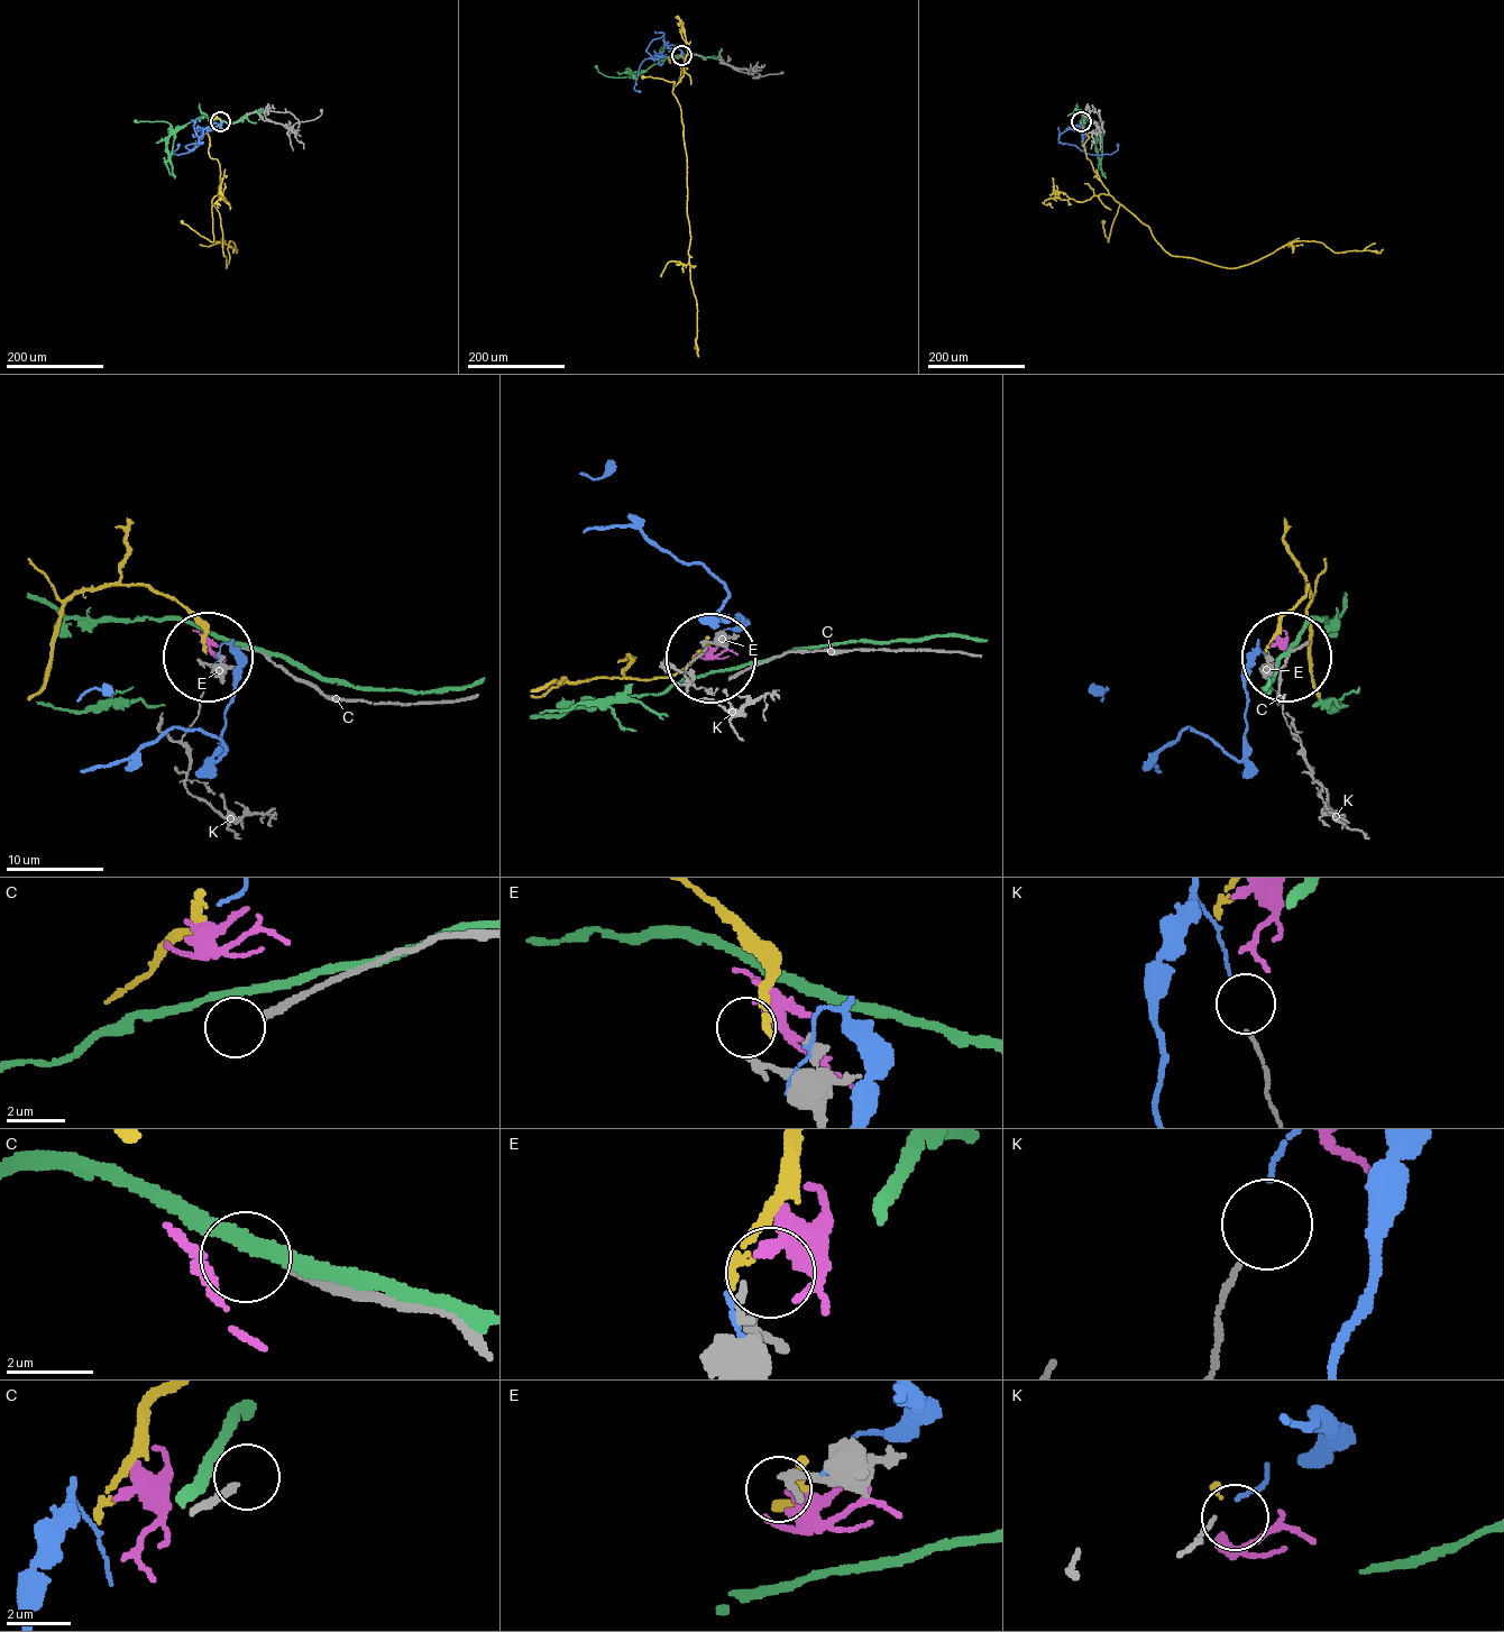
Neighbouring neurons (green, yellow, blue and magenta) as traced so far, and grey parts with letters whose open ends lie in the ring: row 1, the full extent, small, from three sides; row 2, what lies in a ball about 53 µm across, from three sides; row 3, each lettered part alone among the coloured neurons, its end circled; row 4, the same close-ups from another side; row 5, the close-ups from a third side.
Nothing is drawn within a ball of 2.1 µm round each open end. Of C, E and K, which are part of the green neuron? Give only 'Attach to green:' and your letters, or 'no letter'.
Attach to green: no letter

